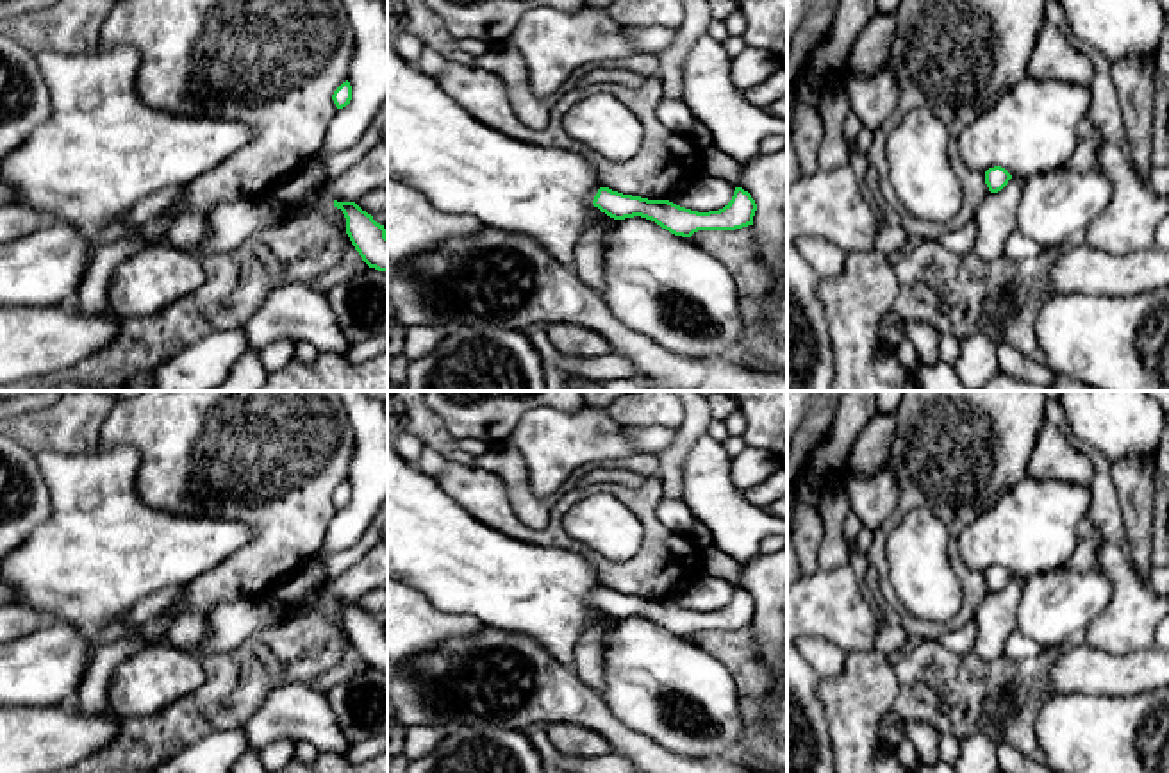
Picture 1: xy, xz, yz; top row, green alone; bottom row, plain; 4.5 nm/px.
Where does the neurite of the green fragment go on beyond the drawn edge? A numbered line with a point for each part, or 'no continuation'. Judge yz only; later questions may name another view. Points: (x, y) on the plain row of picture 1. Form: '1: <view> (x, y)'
no continuation

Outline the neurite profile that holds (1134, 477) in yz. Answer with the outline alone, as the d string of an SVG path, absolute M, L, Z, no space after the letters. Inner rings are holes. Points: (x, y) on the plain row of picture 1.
M1155 453L1128 455L1112 466L1126 534L1124 552L1142 578L1148 578L1153 568L1155 466Z

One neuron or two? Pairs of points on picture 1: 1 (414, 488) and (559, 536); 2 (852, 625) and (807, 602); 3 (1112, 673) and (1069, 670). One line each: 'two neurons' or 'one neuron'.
1: two neurons
2: one neuron
3: one neuron

